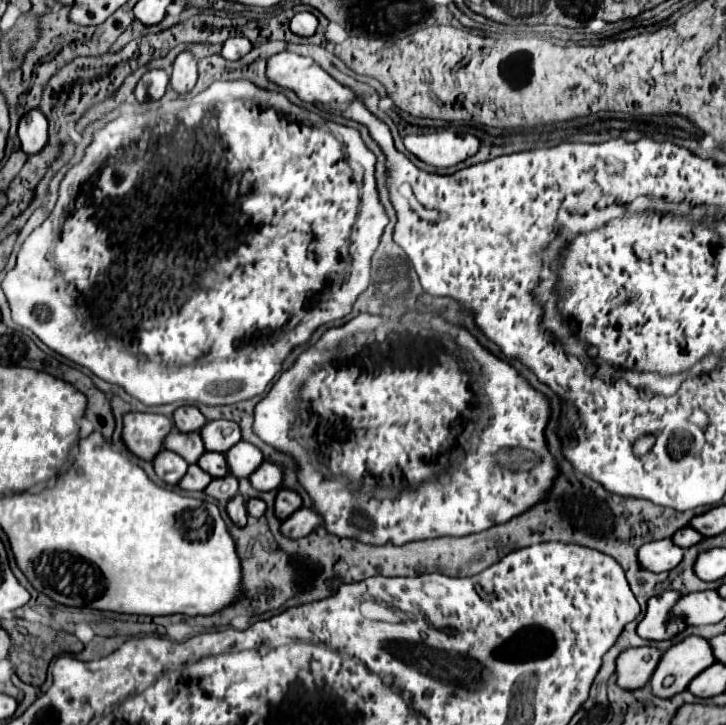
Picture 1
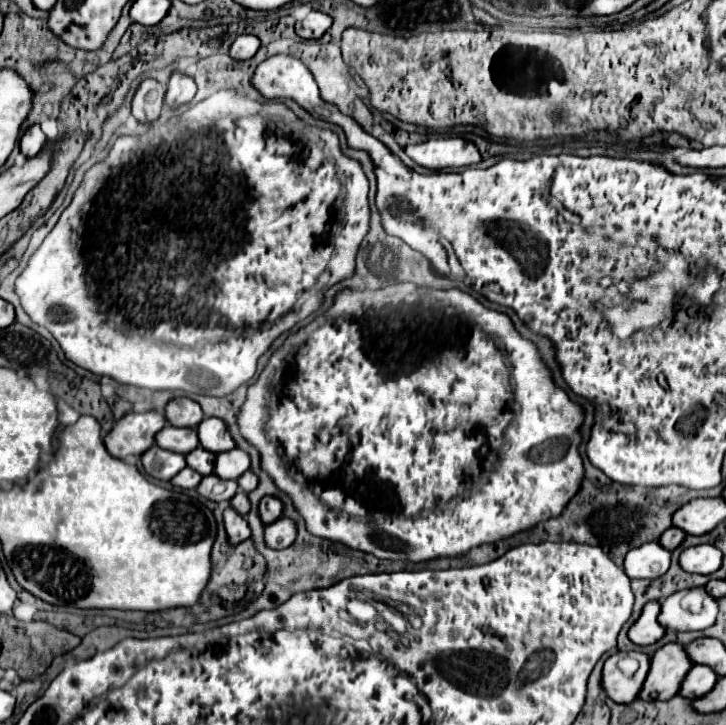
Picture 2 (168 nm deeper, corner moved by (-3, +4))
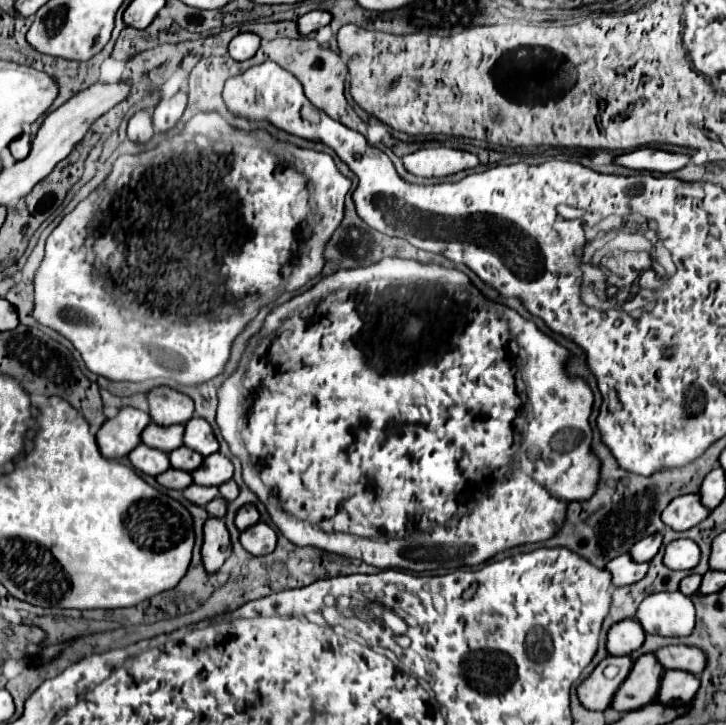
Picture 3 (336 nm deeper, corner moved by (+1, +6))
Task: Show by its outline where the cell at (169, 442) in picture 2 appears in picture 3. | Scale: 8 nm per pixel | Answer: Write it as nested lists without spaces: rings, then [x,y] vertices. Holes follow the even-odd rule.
[[[149,423],[149,429],[145,429],[145,433],[141,433],[141,441],[149,447],[171,453],[173,449],[179,449],[183,445],[183,431],[185,431],[183,425],[161,427],[161,425]]]

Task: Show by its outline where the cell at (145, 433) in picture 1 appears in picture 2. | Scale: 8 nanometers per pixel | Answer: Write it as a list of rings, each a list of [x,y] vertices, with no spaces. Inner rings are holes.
[[[157,411],[127,413],[105,437],[105,447],[113,457],[121,459],[129,455],[143,455],[155,443],[155,435],[165,425],[165,415]]]

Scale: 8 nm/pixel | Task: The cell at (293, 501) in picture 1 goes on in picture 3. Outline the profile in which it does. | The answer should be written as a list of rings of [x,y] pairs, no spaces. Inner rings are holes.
[[[243,505],[235,515],[235,527],[239,531],[245,531],[247,527],[255,525],[257,521],[259,521],[259,511],[255,509],[255,505]]]

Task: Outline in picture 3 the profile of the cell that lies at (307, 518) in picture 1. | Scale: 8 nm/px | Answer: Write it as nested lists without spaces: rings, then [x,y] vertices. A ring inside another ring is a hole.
[[[255,523],[249,529],[241,531],[239,541],[247,553],[253,553],[255,557],[259,557],[259,555],[269,555],[275,549],[277,535],[273,527],[265,523]]]

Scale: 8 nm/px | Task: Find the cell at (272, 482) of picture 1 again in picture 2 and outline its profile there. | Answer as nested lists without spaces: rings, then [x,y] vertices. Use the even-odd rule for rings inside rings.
[[[251,469],[245,471],[237,481],[239,481],[239,487],[243,487],[247,493],[253,491],[253,489],[259,485],[259,479],[257,479],[257,475],[255,475]]]

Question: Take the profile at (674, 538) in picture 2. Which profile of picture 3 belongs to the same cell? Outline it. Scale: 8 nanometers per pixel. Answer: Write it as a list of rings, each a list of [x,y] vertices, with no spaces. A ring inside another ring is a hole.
[[[661,533],[653,535],[653,537],[645,537],[641,541],[637,541],[637,545],[633,545],[633,549],[629,551],[629,555],[633,557],[633,561],[639,561],[639,563],[649,563],[657,551],[661,547]]]

